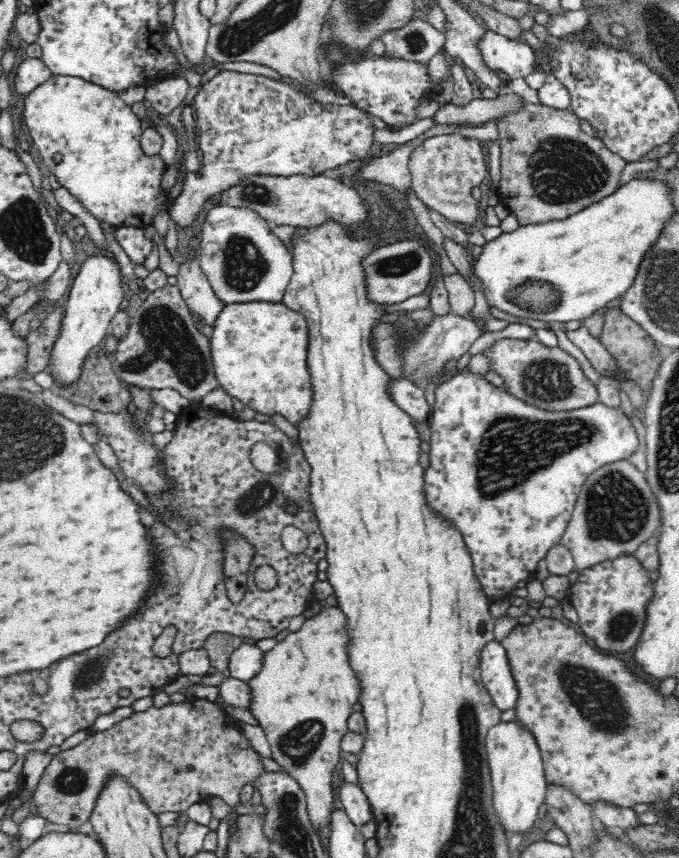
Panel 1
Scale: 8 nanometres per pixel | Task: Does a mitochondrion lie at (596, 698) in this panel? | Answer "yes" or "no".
yes

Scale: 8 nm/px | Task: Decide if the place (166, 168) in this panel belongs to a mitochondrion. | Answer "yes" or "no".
no

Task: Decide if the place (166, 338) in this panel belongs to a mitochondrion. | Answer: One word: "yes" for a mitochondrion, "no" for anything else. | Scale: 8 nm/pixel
yes

